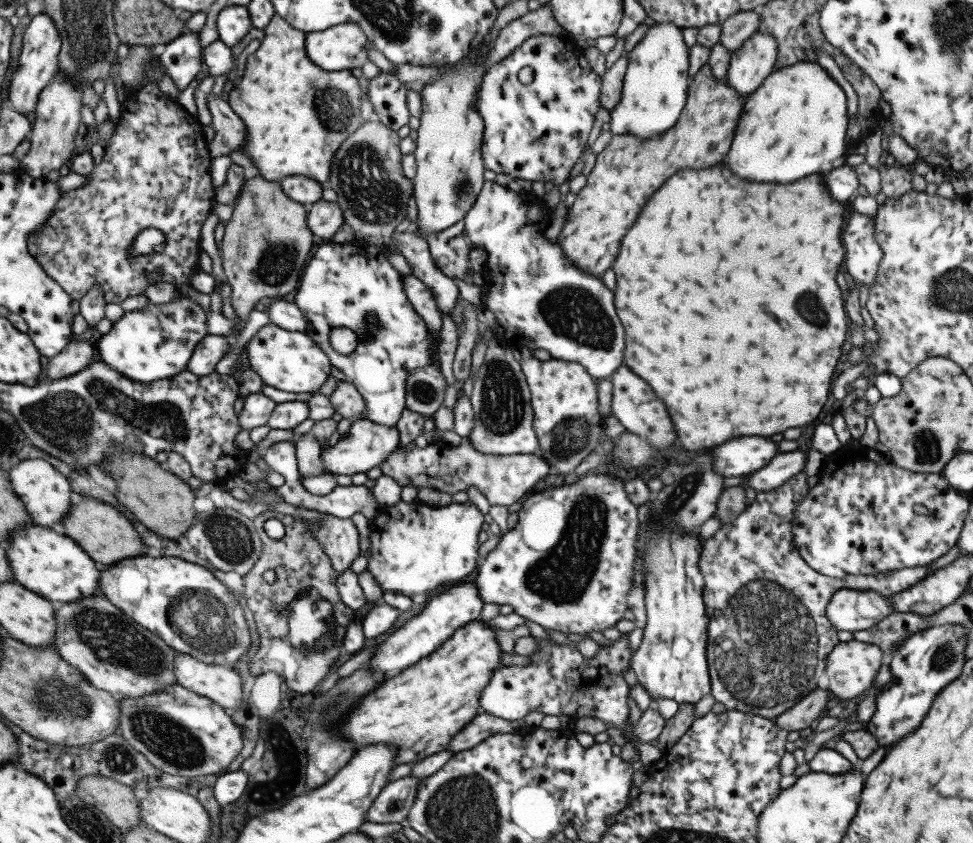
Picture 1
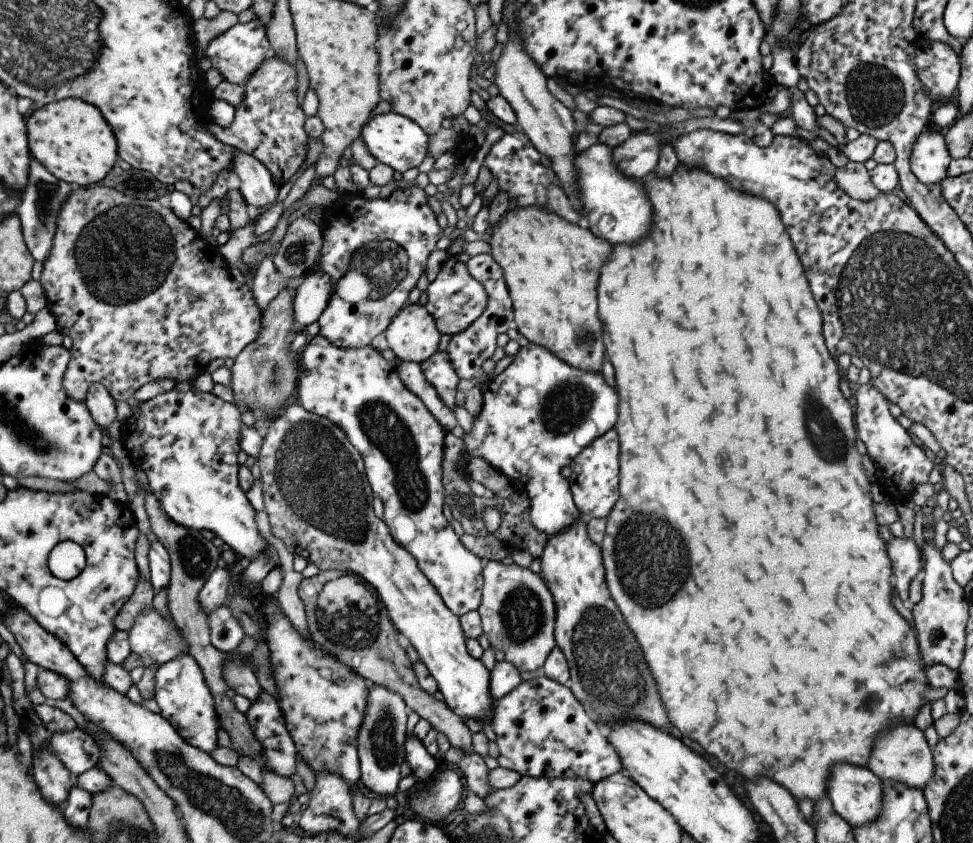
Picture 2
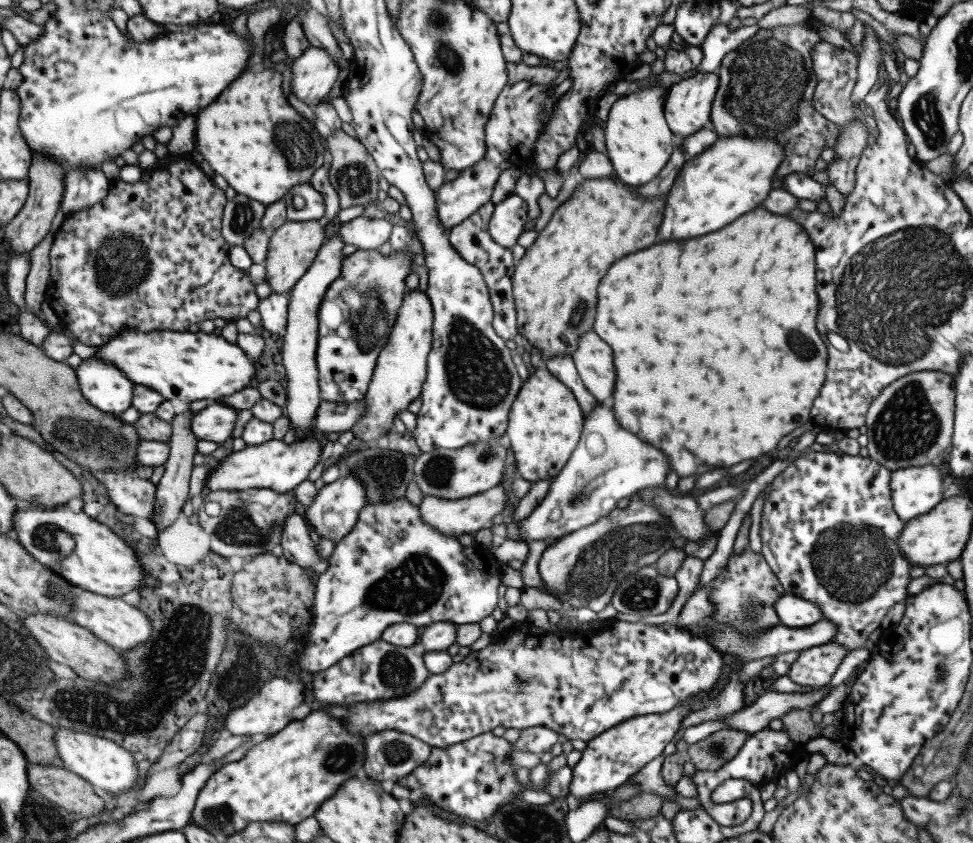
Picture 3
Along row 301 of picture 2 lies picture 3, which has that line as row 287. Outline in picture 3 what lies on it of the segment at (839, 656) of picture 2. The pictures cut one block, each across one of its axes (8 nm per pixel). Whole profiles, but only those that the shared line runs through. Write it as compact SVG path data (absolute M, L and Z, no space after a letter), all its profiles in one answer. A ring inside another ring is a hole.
M756 208L714 234L692 238L688 242L654 244L646 250L620 258L602 278L598 286L598 312L594 332L614 350L616 390L612 394L614 400L612 412L616 414L616 420L624 430L630 430L641 441L662 450L668 458L670 470L672 472L676 470L680 478L705 474L718 468L728 468L744 460L757 459L762 454L772 453L784 436L788 436L794 428L811 420L810 408L826 381L826 366L828 366L826 360L828 348L816 332L818 298L814 292L816 286L814 258L814 245L798 222L789 220L784 215L770 214L769 211Z

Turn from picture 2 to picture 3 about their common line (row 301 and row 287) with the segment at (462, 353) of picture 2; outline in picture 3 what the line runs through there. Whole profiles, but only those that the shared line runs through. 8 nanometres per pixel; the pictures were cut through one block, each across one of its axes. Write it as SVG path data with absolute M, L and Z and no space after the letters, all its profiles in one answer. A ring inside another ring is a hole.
M484 203L483 206L474 212L469 218L462 221L447 231L450 245L455 248L465 262L471 263L479 269L483 280L487 284L490 300L493 304L494 318L492 326L497 336L507 340L515 341L519 338L517 332L517 312L512 290L512 276L517 261L514 260L512 249L497 244L490 236L488 228L495 204Z

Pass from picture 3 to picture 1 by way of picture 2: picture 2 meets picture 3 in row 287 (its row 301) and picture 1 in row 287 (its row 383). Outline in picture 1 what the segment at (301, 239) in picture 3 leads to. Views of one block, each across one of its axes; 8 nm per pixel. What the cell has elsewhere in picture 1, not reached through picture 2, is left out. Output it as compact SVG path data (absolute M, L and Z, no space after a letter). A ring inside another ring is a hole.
M262 176L245 179L244 186L240 190L240 197L234 204L234 214L225 227L226 232L222 242L221 257L224 267L224 275L232 288L230 294L232 308L236 312L237 332L230 336L225 336L228 340L225 345L224 354L230 354L233 343L237 340L237 335L241 333L250 312L258 304L258 300L266 296L278 296L278 294L288 294L299 286L301 275L308 265L312 252L317 247L317 239L312 235L306 224L308 207L294 202L284 194L278 181L264 180Z

